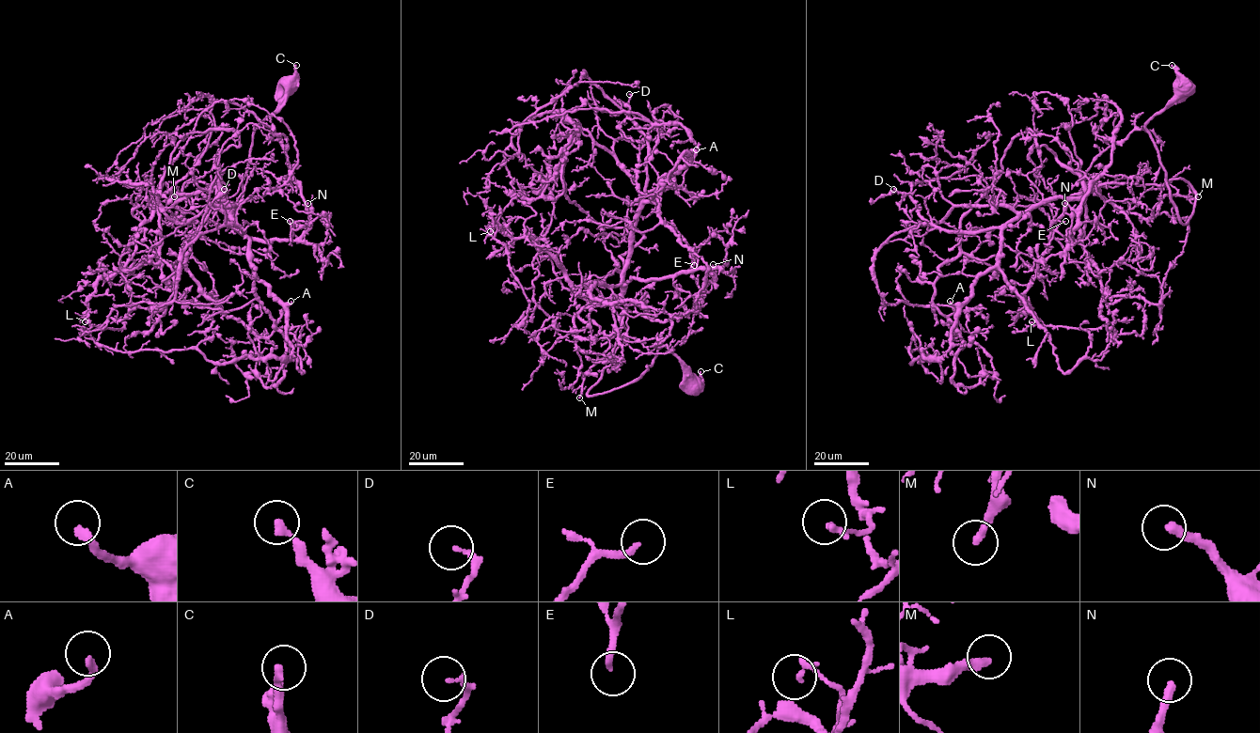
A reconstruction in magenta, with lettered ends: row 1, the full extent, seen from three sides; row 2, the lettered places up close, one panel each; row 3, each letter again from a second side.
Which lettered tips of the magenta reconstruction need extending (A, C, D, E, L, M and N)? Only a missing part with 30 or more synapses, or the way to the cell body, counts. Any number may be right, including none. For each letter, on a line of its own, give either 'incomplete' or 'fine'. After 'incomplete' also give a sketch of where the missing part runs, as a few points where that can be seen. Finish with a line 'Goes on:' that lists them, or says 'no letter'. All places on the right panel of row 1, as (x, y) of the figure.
A: incomplete; course (950, 301), (930, 306), (915, 276), (884, 270), (883, 251)
C: fine
D: fine
E: incomplete; course (1065, 221), (1083, 214), (1090, 196), (1102, 183), (1112, 165)
L: fine
M: fine
N: incomplete; course (1064, 203), (1041, 183), (1037, 163), (1043, 152), (1043, 156)
Goes on: A, E, N

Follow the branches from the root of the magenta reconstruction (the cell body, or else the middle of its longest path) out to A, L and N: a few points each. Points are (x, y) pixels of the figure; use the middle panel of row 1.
A: (695, 383), (661, 345), (633, 382), (588, 395), (611, 363), (621, 328), (634, 216), (696, 149)
L: (695, 383), (661, 345), (633, 382), (588, 395), (611, 363), (625, 301), (579, 295), (532, 239), (490, 231)
N: (695, 383), (661, 345), (633, 382), (588, 395), (611, 363), (623, 287), (700, 268), (715, 277), (713, 264)

